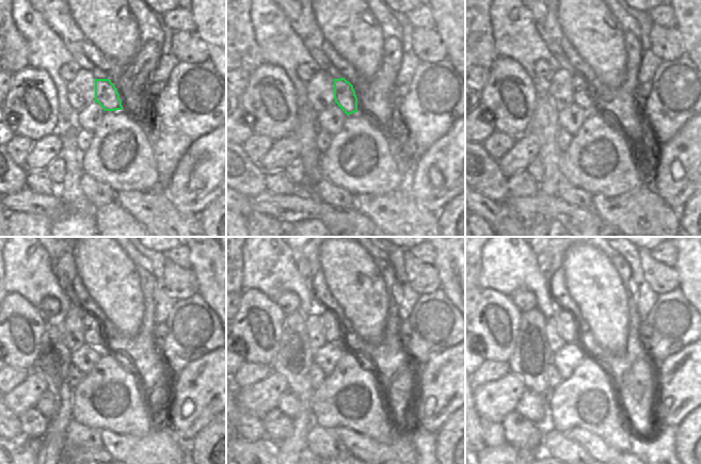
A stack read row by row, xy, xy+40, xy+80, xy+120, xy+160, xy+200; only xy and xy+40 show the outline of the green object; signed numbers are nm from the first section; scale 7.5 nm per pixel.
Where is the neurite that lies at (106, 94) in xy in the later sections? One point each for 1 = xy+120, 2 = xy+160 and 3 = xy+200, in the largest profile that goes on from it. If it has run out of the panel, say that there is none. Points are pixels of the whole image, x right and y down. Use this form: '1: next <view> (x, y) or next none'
1: next xy+120 (93, 333)
2: next xy+160 (332, 333)
3: next xy+200 (567, 321)

